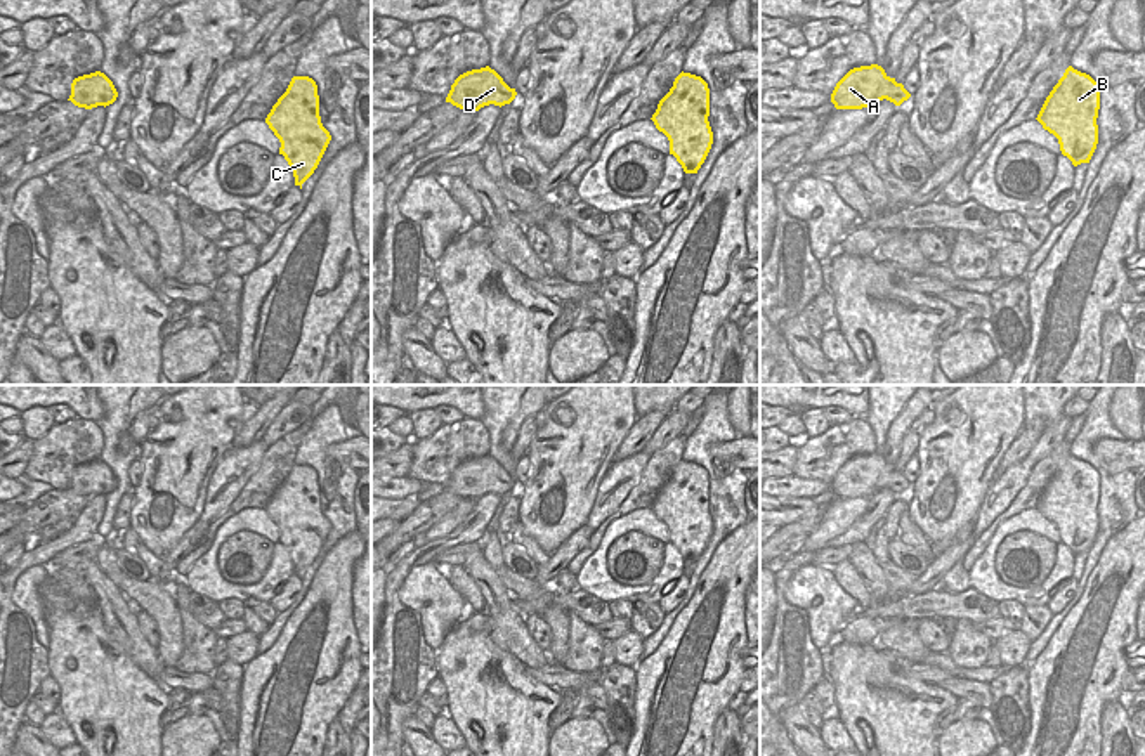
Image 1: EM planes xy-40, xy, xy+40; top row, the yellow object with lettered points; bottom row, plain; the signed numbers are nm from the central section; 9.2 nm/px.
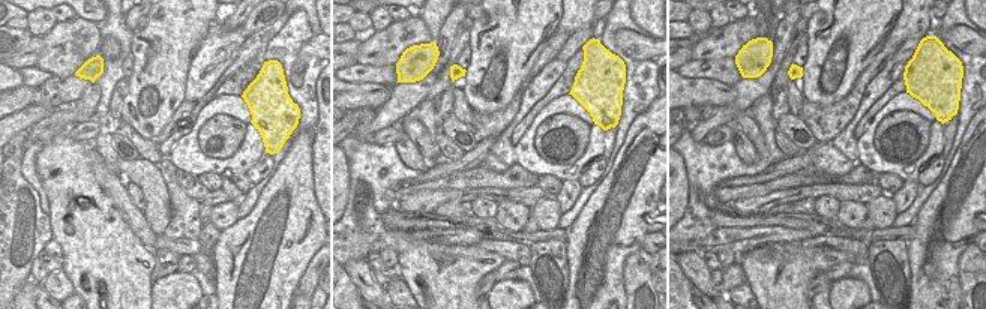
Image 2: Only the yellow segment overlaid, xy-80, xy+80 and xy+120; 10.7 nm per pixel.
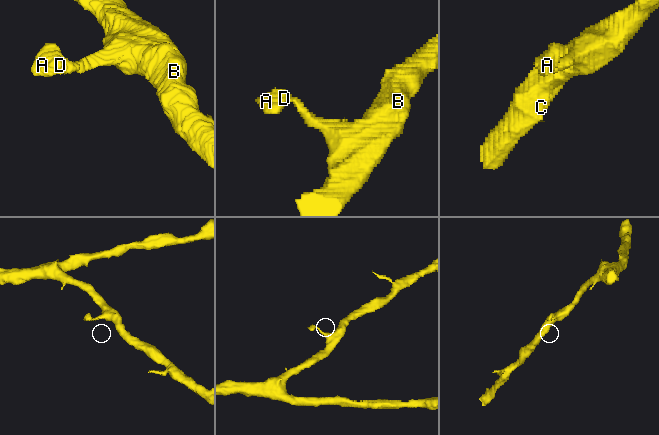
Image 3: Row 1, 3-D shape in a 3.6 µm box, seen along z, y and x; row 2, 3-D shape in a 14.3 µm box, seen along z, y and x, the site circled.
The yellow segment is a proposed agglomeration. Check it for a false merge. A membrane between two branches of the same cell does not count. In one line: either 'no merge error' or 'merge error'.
no merge error

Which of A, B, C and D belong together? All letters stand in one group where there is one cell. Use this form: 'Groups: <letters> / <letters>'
Groups: A B C D.

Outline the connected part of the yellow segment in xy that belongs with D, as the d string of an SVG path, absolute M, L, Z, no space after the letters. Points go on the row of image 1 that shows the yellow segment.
M489 66L460 75L446 97L446 102L465 109L479 111L484 106L505 106L515 99L515 88L510 88L503 78Z

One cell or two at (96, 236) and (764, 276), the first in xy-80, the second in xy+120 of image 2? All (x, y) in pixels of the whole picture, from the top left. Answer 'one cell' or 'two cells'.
one cell

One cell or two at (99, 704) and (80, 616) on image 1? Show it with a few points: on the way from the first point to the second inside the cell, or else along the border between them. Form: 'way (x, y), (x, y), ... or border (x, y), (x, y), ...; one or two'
way (99, 682), (82, 658), (78, 638); one

